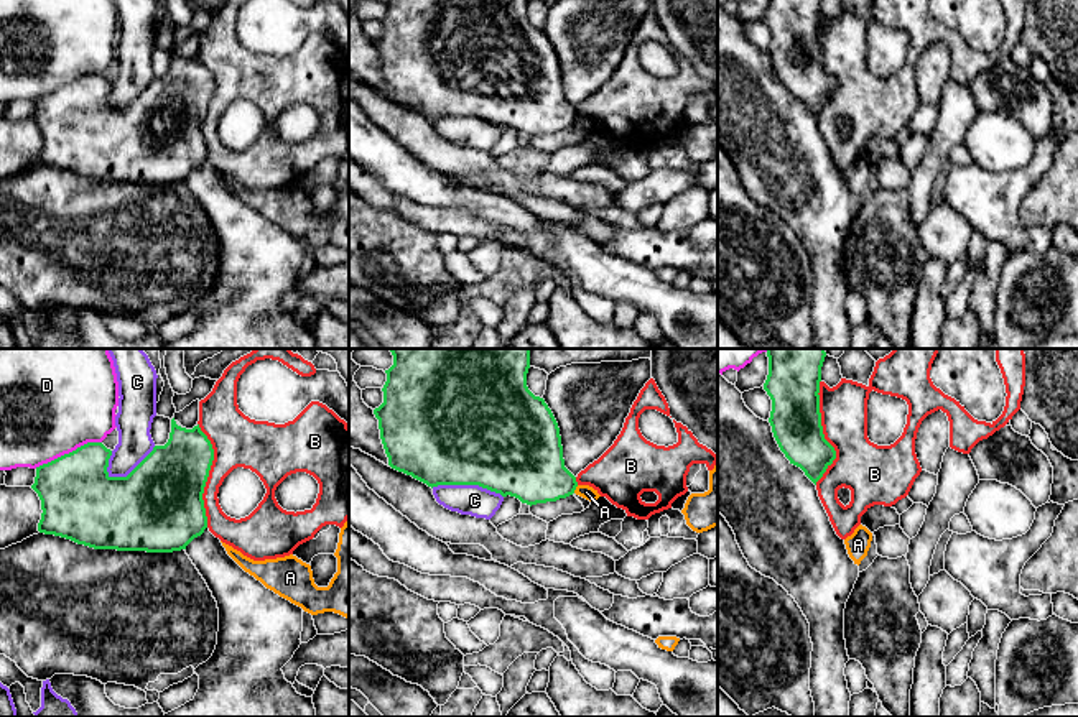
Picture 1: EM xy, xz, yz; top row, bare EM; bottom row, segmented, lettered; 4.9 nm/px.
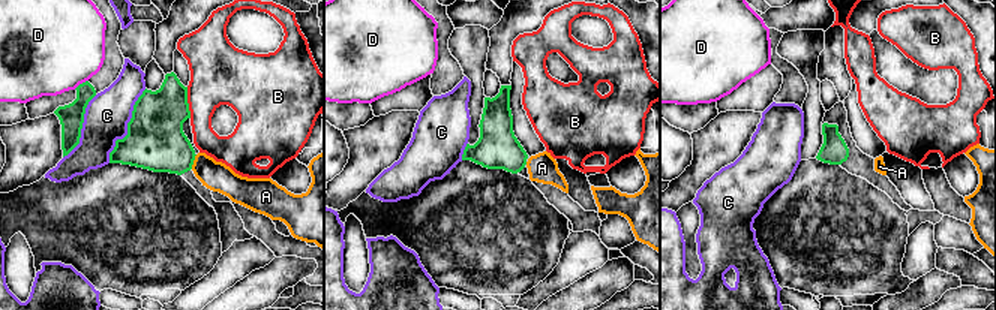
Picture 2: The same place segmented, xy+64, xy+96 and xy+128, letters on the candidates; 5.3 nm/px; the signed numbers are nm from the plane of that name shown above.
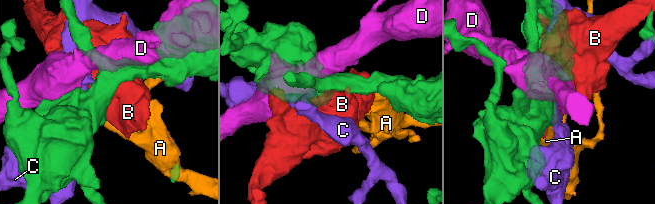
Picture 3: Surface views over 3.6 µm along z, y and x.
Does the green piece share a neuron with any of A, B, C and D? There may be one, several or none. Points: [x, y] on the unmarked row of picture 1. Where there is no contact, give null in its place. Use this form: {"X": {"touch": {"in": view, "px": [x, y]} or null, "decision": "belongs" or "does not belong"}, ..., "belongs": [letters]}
{"A": {"touch": {"in": "xz", "px": [575, 120]}, "decision": "does not belong"}, "B": {"touch": {"in": "yz", "px": [822, 64]}, "decision": "does not belong"}, "C": {"touch": {"in": "xy", "px": [132, 102]}, "decision": "does not belong"}, "D": {"touch": {"in": "xy", "px": [69, 84]}, "decision": "does not belong"}, "belongs": []}

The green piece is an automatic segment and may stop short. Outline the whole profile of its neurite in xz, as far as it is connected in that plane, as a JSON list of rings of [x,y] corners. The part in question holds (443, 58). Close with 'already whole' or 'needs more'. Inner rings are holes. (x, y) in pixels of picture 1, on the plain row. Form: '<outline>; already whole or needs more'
[[[388,0],[385,5],[383,35],[374,46],[392,100],[431,120],[479,117],[530,138],[574,125],[578,113],[565,99],[558,54],[545,31],[528,21],[528,0]]]; already whole

